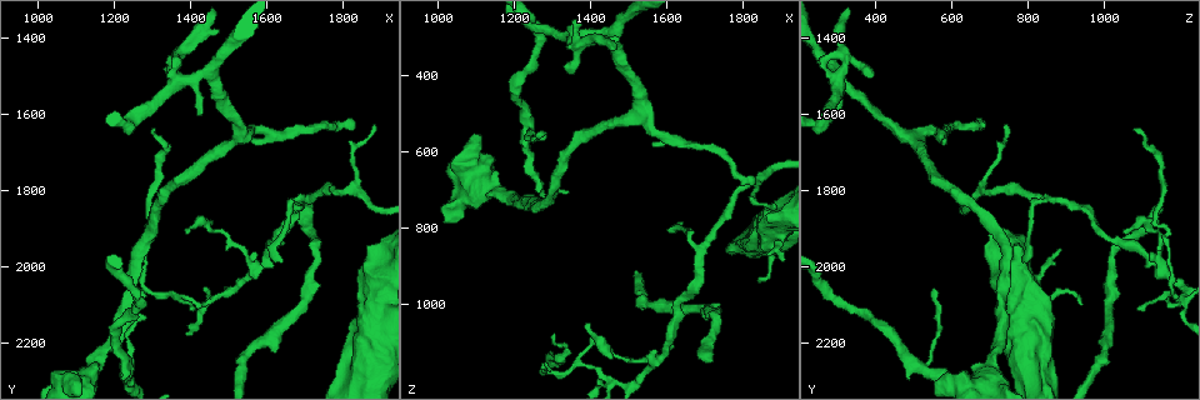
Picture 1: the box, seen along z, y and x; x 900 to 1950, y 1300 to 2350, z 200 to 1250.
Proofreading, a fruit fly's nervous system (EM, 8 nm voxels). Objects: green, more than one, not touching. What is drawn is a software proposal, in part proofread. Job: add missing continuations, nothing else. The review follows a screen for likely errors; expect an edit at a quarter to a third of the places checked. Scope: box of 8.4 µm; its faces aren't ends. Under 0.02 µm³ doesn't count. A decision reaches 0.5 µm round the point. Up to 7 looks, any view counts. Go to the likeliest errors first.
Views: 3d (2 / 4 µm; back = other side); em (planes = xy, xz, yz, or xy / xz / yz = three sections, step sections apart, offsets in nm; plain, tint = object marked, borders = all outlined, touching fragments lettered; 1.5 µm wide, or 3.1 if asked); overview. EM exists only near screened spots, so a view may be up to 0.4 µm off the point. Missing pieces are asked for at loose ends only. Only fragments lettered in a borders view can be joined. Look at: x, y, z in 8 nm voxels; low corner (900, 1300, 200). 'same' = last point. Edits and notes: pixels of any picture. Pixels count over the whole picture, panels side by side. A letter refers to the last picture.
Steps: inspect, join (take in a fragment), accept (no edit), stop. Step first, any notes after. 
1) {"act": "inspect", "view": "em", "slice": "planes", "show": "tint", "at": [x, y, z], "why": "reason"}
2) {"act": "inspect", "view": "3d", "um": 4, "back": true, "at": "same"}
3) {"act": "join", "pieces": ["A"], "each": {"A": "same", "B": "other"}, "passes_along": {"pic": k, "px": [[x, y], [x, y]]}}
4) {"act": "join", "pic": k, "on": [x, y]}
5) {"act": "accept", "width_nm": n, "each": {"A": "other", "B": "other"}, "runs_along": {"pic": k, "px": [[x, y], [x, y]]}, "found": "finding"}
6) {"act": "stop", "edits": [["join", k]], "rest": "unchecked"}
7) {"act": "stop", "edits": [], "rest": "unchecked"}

{"act": "inspect", "view": "em", "slice": "planes", "show": "borders", "at": [1720, 1835, 1150], "why": "free end"}

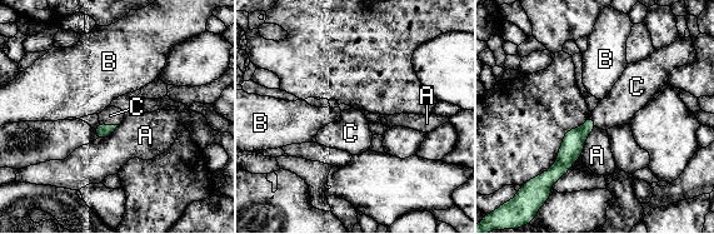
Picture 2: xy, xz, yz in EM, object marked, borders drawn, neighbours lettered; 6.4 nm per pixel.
{"act": "join", "pieces": ["C"], "each": {"A": "other", "B": "other", "C": "same"}, "found": "it goes on there"}

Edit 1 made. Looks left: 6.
{"act": "inspect", "view": "overview", "why": "see it whole again"}

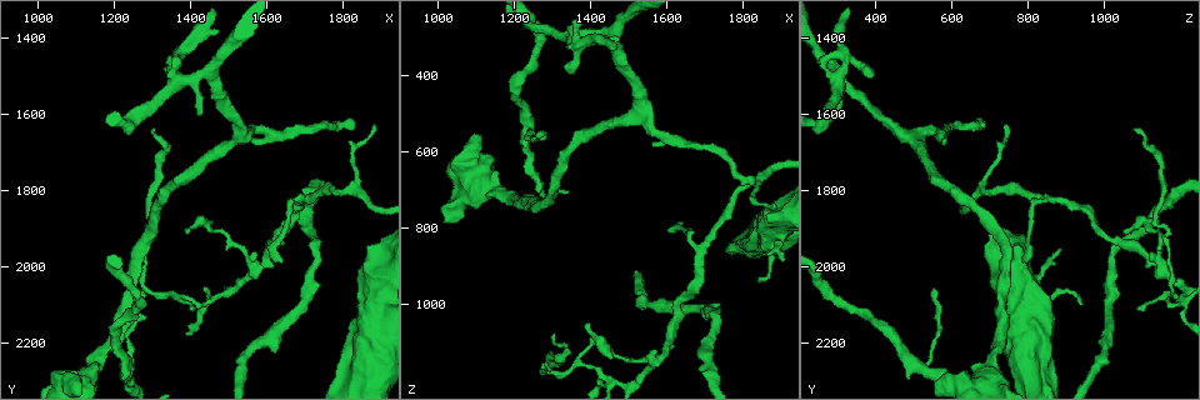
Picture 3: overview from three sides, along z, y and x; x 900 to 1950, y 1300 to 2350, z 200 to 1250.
{"act": "inspect", "view": "3d", "um": 2, "at": [1345, 1490, 390], "why": "branch stops here"}

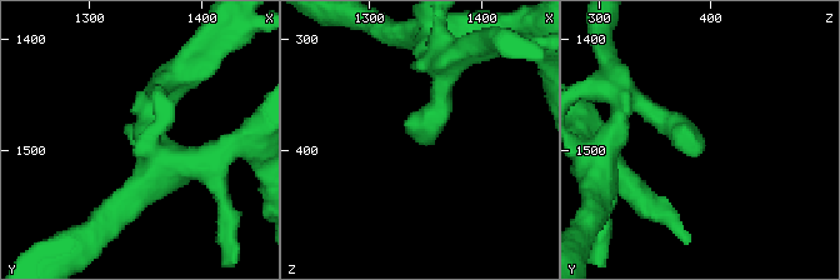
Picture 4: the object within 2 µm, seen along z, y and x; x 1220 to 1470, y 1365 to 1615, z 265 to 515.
{"act": "inspect", "view": "em", "slice": "yz", "step": 8, "show": "tint", "at": [1346, 1494, 394]}

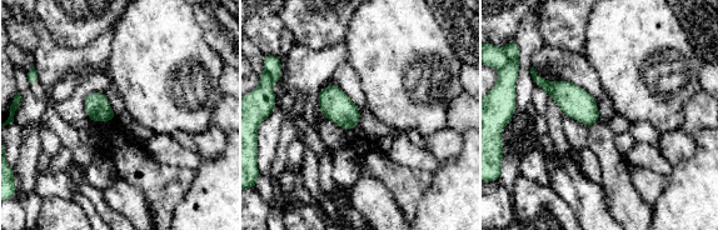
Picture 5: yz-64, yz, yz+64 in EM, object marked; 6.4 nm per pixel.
{"act": "inspect", "view": "em", "slice": "planes", "show": "borders", "at": "same"}

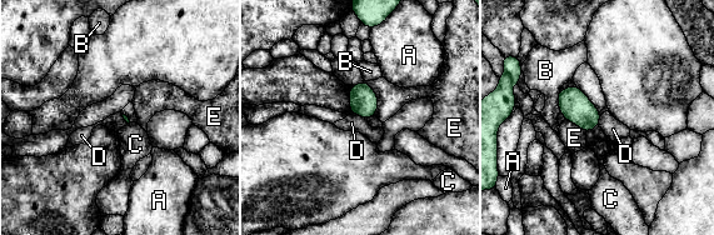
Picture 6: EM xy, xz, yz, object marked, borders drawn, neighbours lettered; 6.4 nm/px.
{"act": "accept", "each": {"A": "other", "B": "other", "C": "other", "D": "other", "E": "other"}, "found": "none of them fits"}

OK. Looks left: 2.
{"act": "stop", "edits": [["join", 2]], "rest": "unchecked"}

